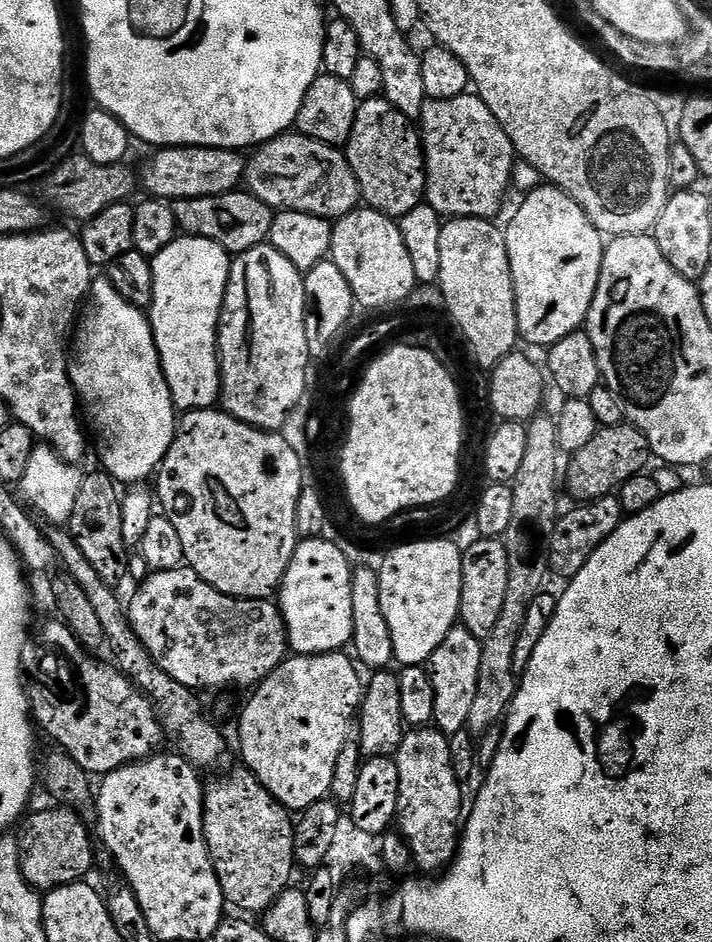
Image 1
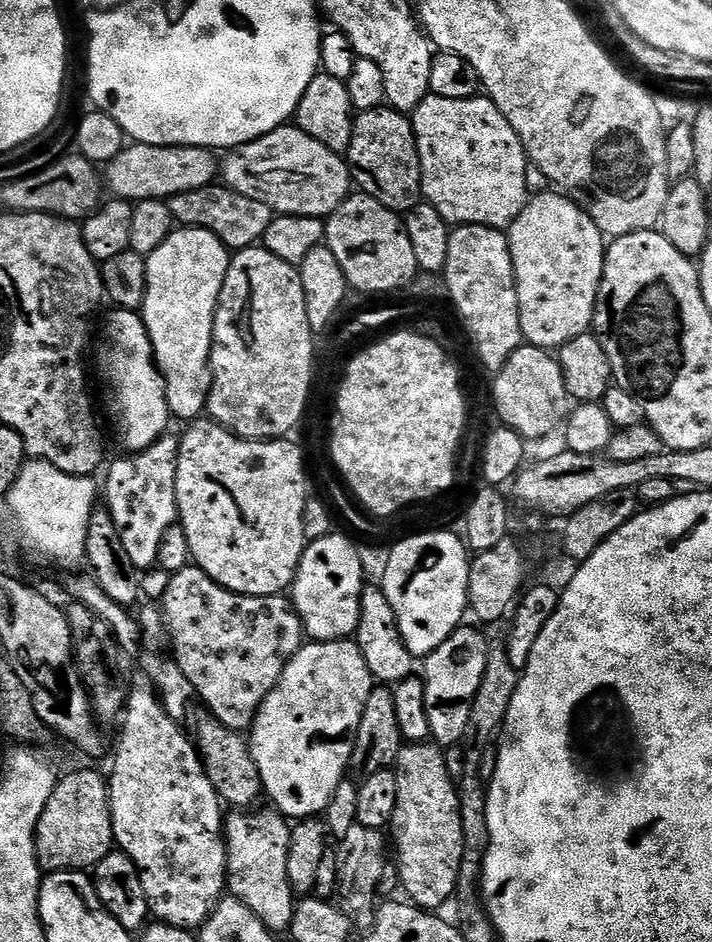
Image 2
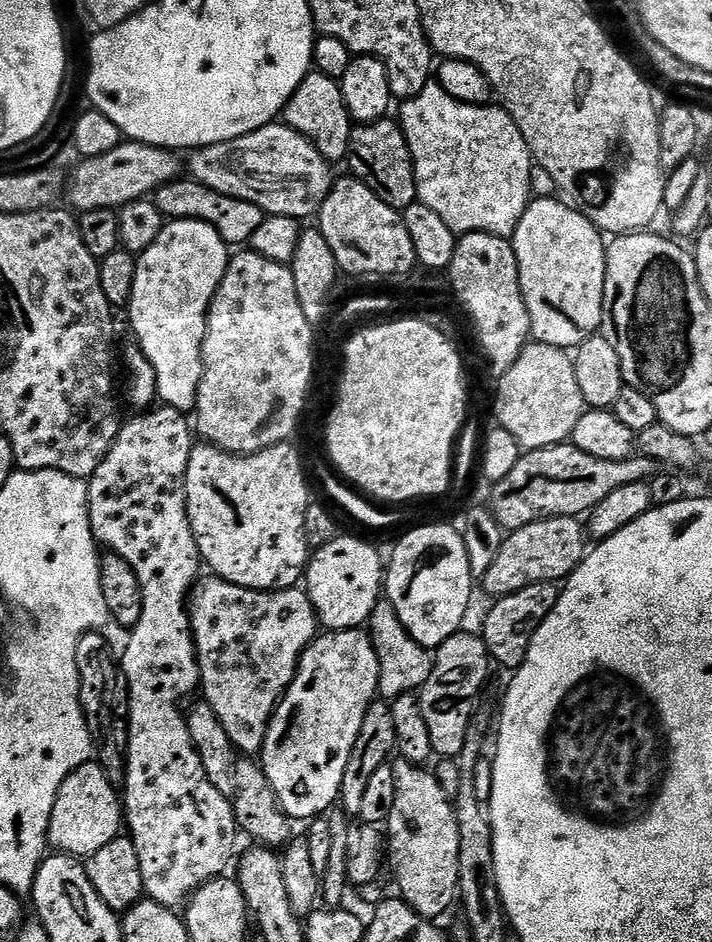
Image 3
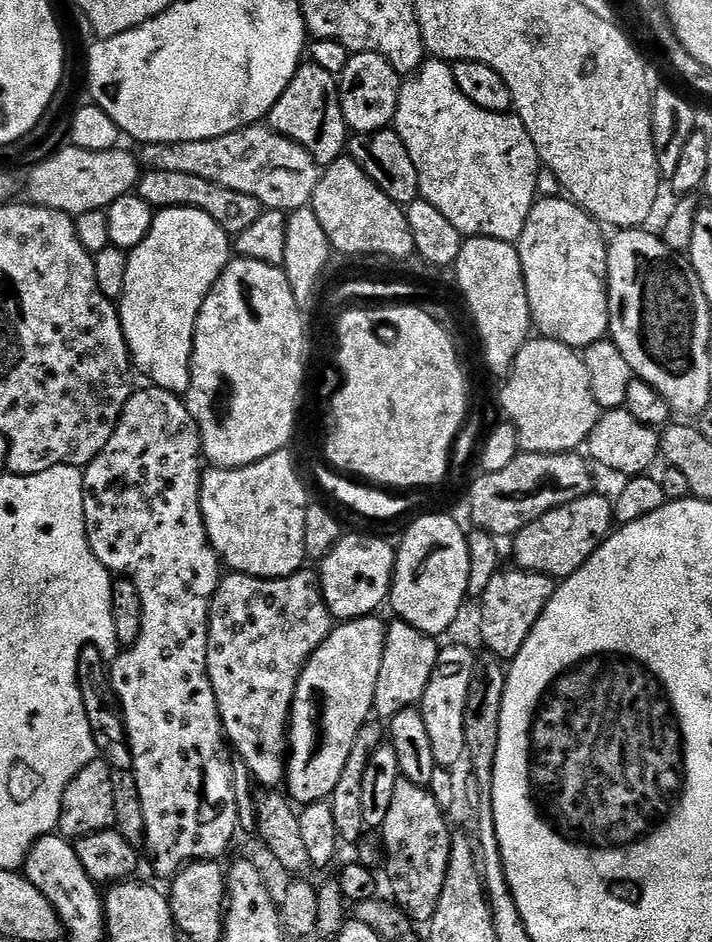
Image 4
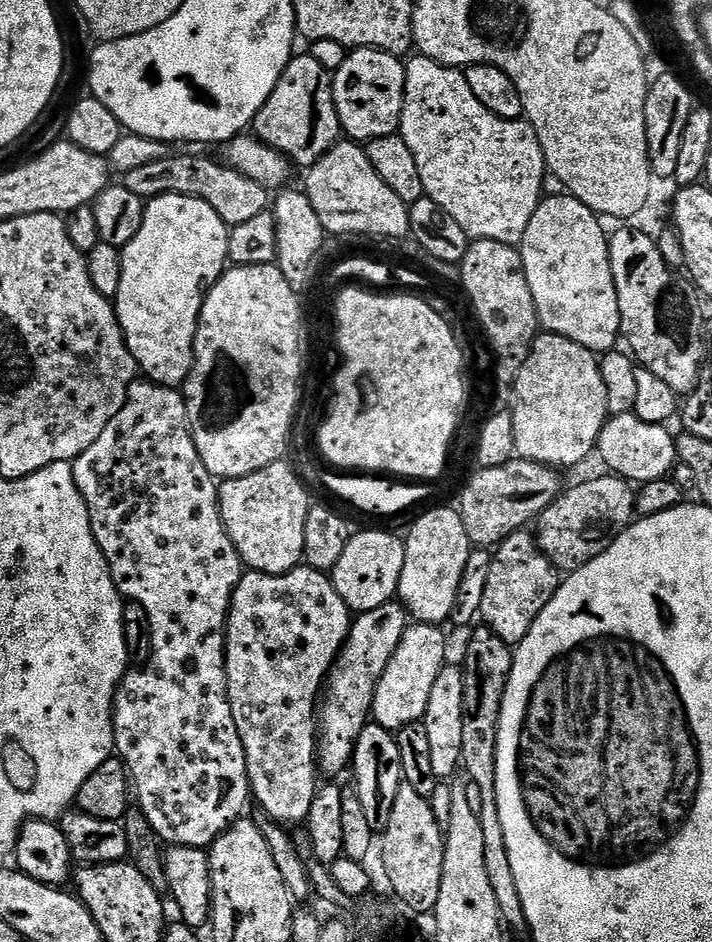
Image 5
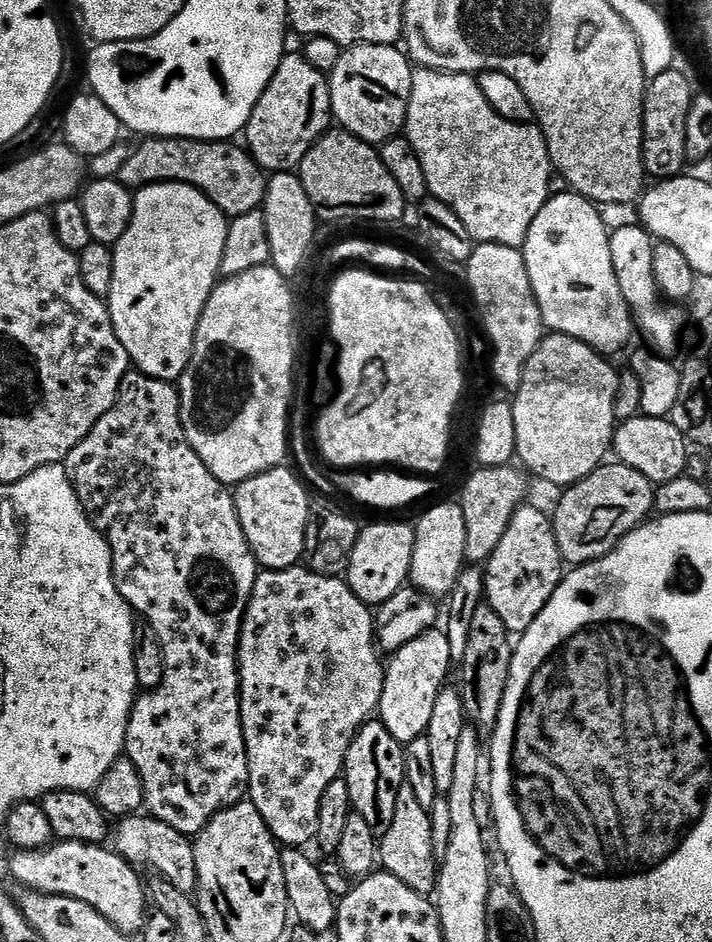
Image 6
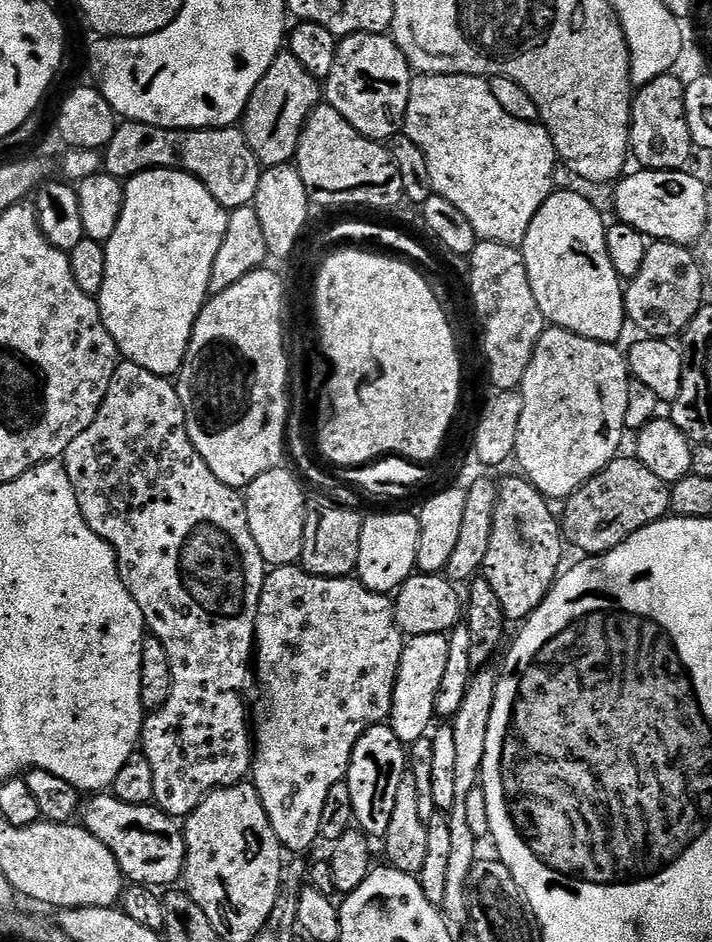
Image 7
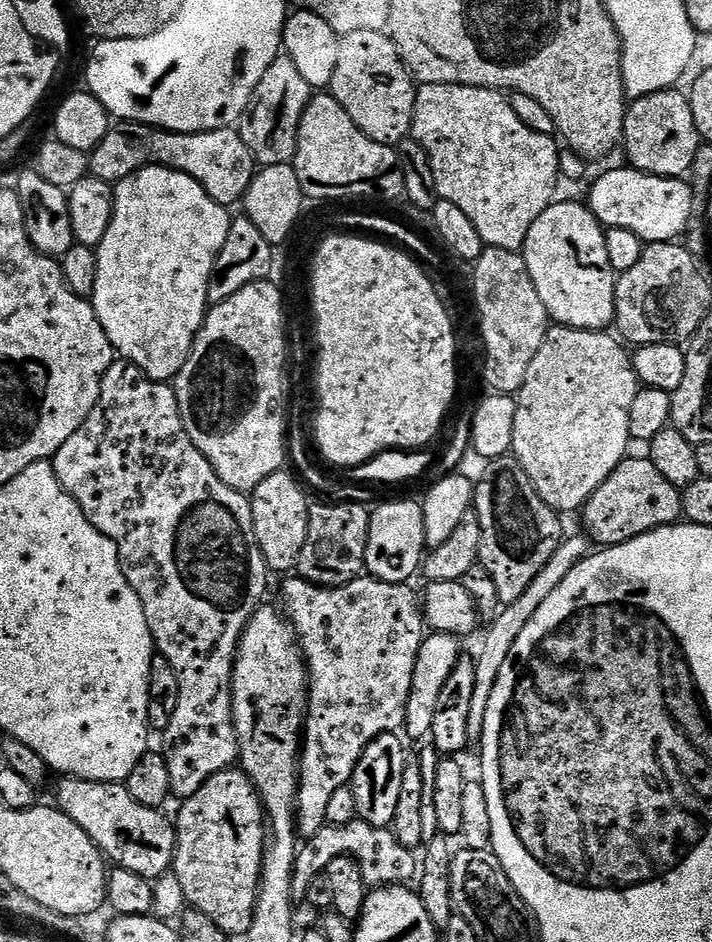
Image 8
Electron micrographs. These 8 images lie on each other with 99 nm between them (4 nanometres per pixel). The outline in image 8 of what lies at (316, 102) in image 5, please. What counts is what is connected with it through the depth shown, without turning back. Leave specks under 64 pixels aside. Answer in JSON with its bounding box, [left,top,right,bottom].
[238,54,313,168]

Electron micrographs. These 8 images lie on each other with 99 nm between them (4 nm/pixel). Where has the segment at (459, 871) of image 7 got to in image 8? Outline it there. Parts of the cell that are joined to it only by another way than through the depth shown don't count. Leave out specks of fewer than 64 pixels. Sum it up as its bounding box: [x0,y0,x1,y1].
[468,534,590,741]

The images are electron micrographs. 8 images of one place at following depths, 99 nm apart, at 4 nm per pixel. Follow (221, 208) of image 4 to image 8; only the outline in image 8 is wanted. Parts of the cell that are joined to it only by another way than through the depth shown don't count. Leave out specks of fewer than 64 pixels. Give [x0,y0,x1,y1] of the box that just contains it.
[88,122,258,206]

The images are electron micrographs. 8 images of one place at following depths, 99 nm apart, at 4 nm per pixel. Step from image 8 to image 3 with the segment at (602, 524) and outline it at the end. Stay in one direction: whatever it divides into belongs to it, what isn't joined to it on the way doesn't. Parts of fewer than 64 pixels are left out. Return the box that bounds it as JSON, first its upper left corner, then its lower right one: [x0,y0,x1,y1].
[482,516,586,598]

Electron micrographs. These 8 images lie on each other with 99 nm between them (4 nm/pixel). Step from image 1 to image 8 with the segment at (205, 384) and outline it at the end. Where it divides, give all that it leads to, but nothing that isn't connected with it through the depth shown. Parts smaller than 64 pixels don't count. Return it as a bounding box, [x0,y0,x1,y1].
[92,168,233,382]

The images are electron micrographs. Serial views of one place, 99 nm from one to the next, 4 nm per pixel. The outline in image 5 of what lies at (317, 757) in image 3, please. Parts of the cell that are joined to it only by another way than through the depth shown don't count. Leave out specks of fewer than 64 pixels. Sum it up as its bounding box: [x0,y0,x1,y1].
[318,602,410,778]

